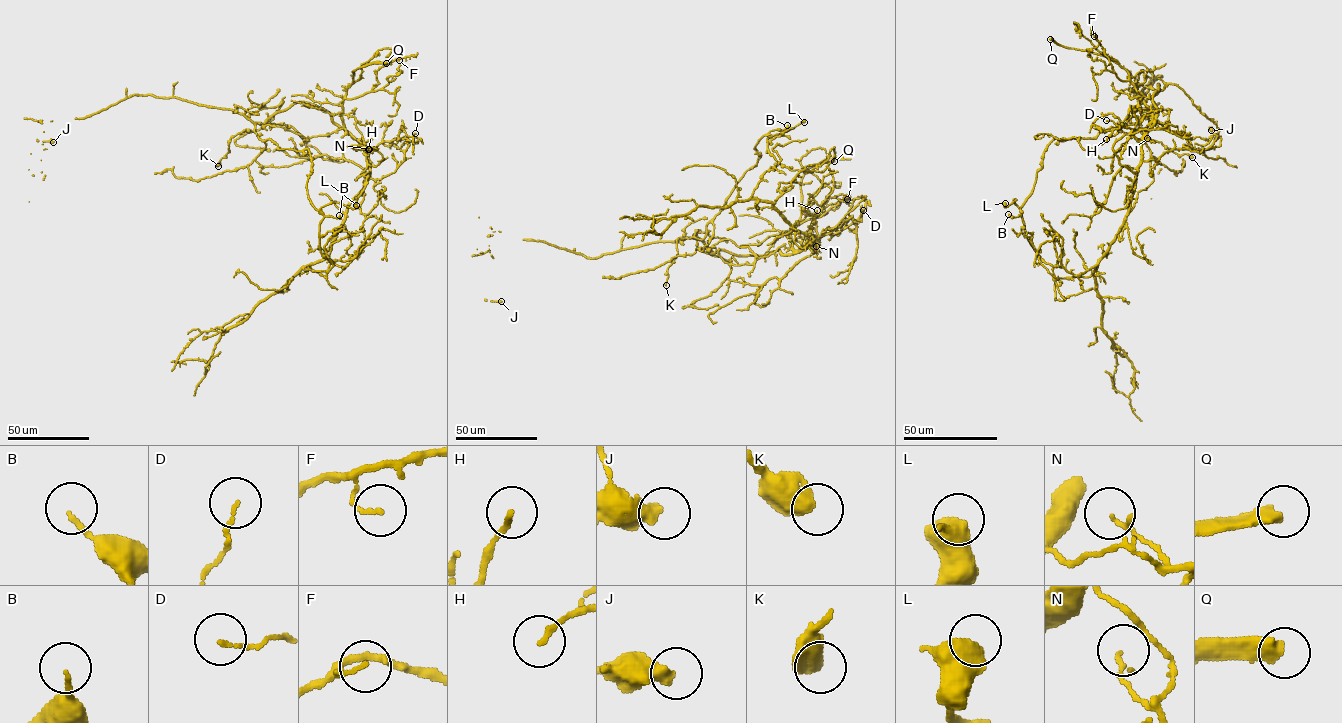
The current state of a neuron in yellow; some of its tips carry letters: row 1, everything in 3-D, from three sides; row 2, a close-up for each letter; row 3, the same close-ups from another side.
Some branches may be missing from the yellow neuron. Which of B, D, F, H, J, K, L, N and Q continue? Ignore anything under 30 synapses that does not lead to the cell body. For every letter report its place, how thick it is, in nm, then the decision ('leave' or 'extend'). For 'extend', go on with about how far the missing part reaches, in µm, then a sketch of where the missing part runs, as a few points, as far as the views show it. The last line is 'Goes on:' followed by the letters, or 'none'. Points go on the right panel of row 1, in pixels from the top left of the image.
B: at (1008, 214); 120 nm thick; leave
D: at (1106, 120); 100 nm thick; leave
F: at (1094, 36); 100 nm thick; leave
H: at (1106, 139); 130 nm thick; leave
J: at (1211, 130); 480 nm thick; leave
K: at (1192, 157); 500 nm thick; leave
L: at (1005, 203); 700 nm thick; leave
N: at (1147, 138); 120 nm thick; leave
Q: at (1050, 39); 440 nm thick; extend; about 20 µm are missing; missing branch runs (1050, 39), (1045, 49), (1048, 55), (1050, 53)
Goes on: Q

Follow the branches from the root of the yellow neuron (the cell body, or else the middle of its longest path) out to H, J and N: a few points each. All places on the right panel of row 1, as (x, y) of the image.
H: (1152, 100), (1157, 116), (1143, 139), (1152, 116), (1142, 98), (1125, 125), (1106, 139)
J: (1152, 100), (1158, 84), (1154, 109), (1142, 108), (1138, 97), (1152, 79), (1161, 76), (1140, 103), (1211, 130)
N: (1152, 100), (1157, 116), (1144, 140), (1150, 140), (1147, 138)

